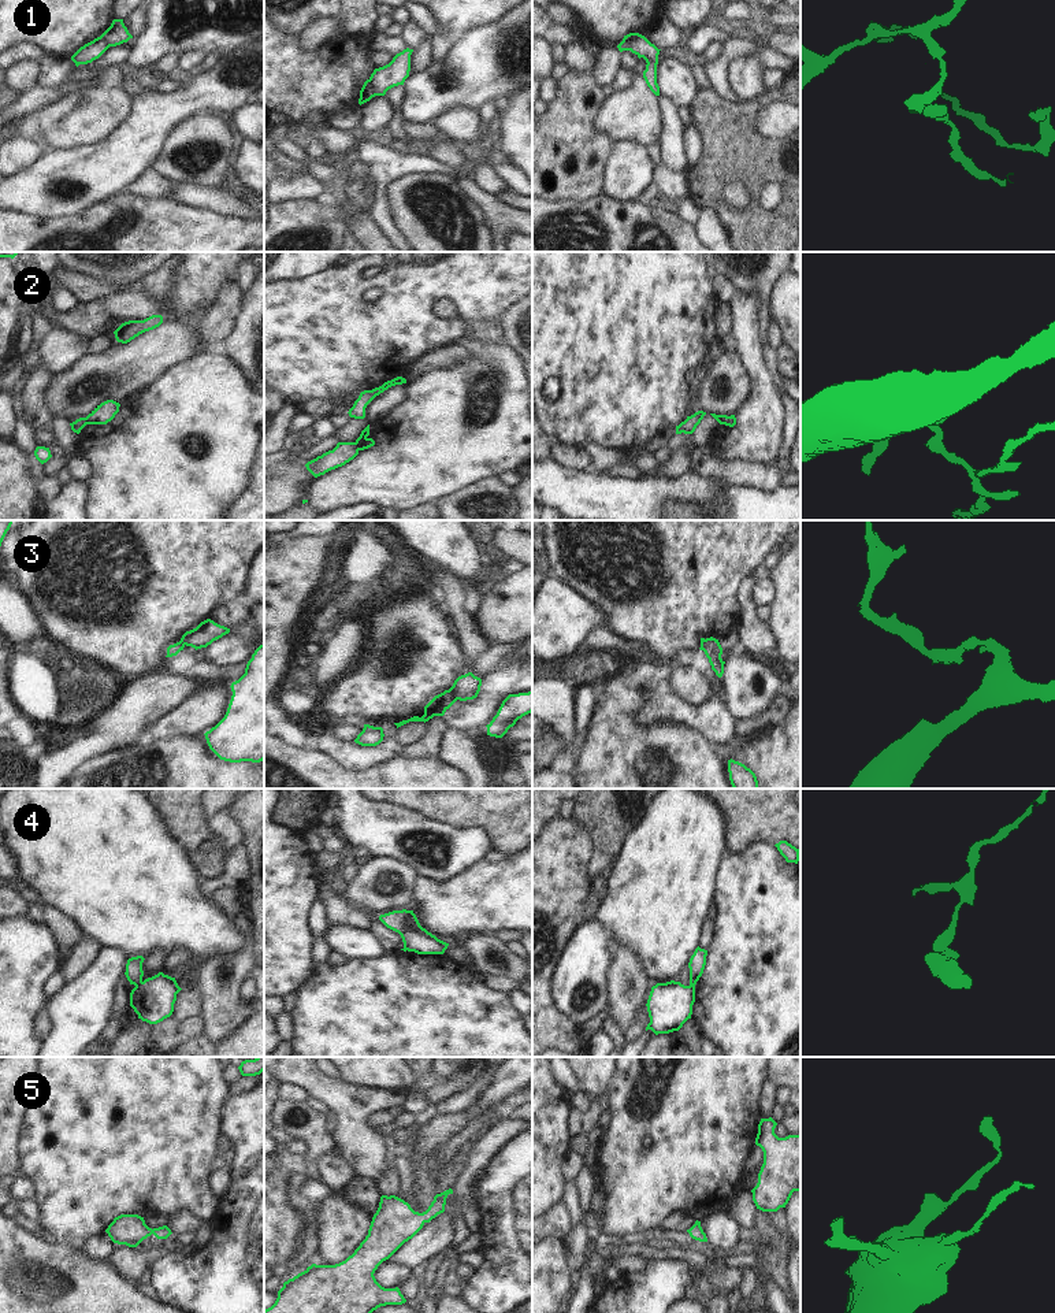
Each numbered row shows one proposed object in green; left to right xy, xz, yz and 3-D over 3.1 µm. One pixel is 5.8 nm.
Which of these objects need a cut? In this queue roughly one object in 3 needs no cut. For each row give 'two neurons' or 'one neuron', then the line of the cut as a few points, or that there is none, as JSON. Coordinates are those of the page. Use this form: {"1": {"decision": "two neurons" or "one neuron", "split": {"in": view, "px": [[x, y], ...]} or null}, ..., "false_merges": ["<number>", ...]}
{"1": {"decision": "two neurons", "split": {"in": "xz", "px": [[368, 80], [376, 95]]}}, "2": {"decision": "two neurons", "split": {"in": "xz", "px": [[355, 442], [359, 449]]}}, "3": {"decision": "two neurons", "split": {"in": "xz", "px": [[449, 689], [457, 698]]}}, "4": {"decision": "two neurons", "split": {"in": "xy", "px": [[142, 982], [136, 986]]}}, "5": {"decision": "one neuron", "split": null}, "false_merges": ["1", "2", "3", "4"]}

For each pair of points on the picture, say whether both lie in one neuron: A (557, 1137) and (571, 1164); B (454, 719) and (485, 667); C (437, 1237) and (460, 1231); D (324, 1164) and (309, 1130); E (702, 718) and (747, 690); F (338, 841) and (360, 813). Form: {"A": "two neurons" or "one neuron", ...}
{"A": "two neurons", "B": "two neurons", "C": "two neurons", "D": "two neurons", "E": "two neurons", "F": "two neurons"}

